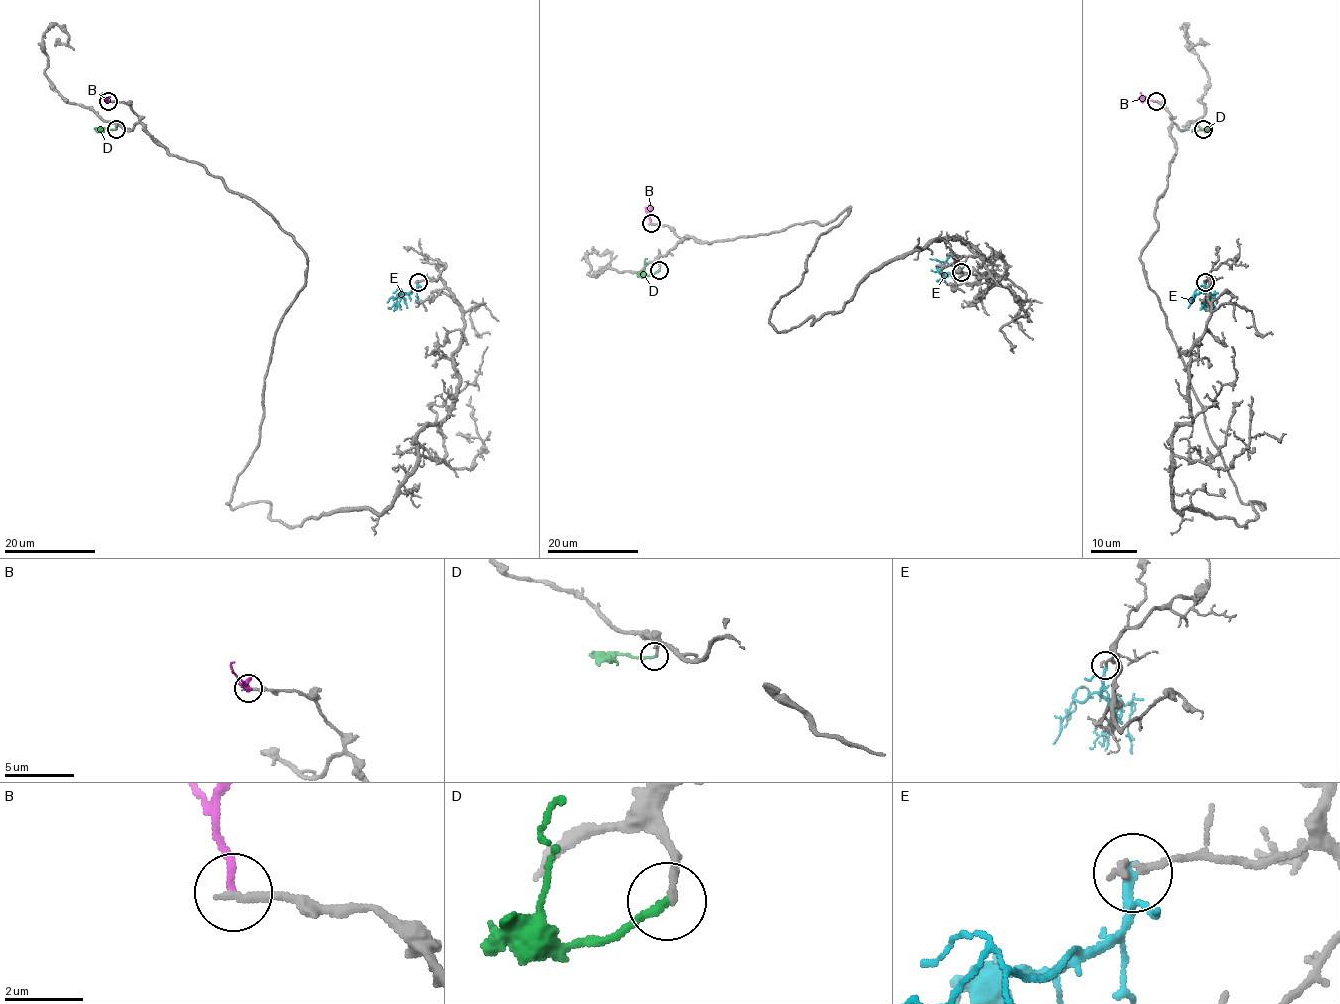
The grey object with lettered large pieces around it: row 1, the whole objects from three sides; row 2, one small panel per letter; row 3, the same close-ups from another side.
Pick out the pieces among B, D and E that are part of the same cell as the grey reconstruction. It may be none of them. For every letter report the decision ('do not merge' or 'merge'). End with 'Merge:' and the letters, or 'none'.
B: do not merge
D: merge
E: do not merge
Merge: D

